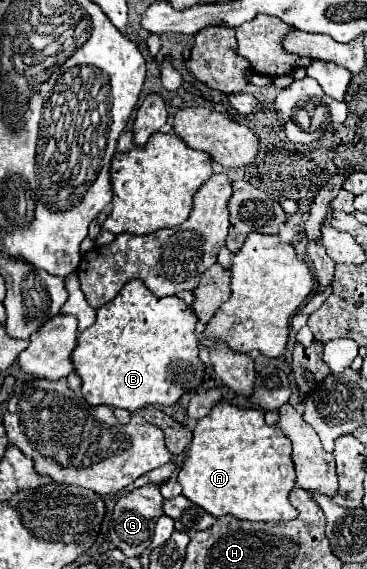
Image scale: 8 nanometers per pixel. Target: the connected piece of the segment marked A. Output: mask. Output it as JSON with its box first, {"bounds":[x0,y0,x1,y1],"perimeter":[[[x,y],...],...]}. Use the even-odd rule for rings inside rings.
{"bounds":[178,401,298,521],"perimeter":[[[218,401],[210,413],[196,421],[192,431],[192,441],[184,451],[184,463],[178,473],[178,483],[182,485],[182,495],[202,507],[206,513],[214,517],[234,515],[246,521],[290,521],[298,513],[288,501],[288,493],[296,485],[294,465],[290,459],[292,443],[288,437],[264,423],[262,409],[238,409],[226,401]]]}

